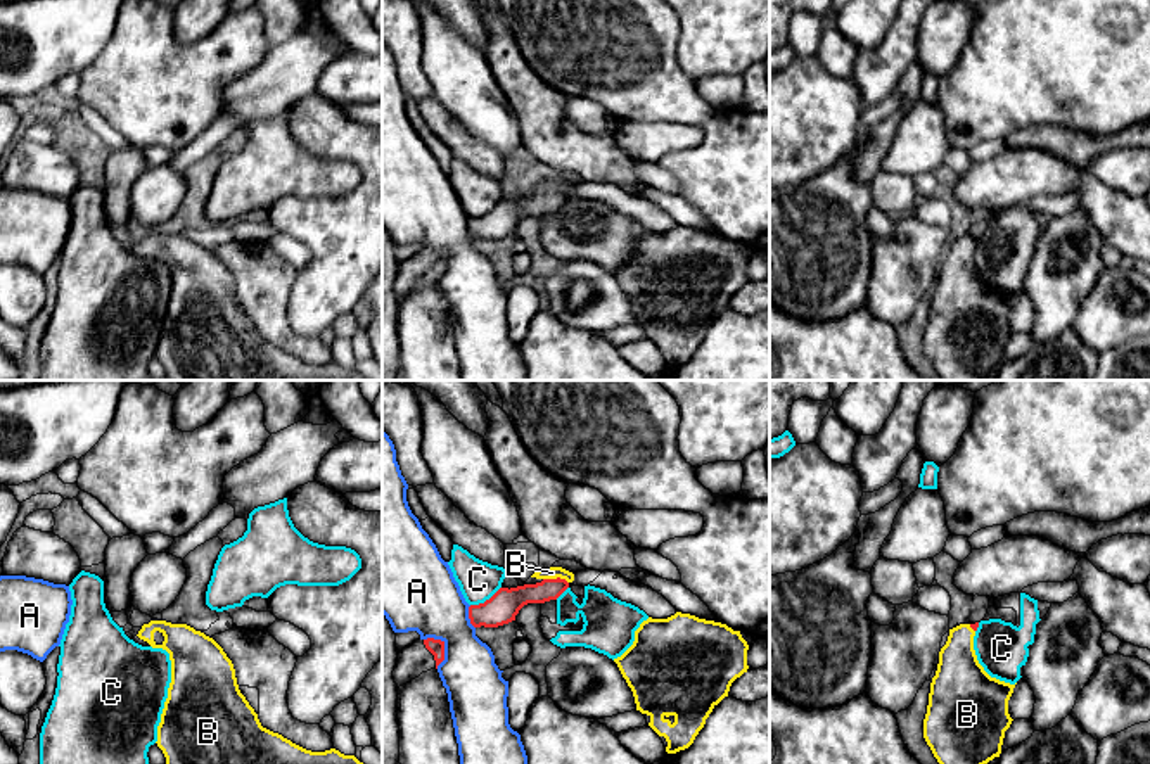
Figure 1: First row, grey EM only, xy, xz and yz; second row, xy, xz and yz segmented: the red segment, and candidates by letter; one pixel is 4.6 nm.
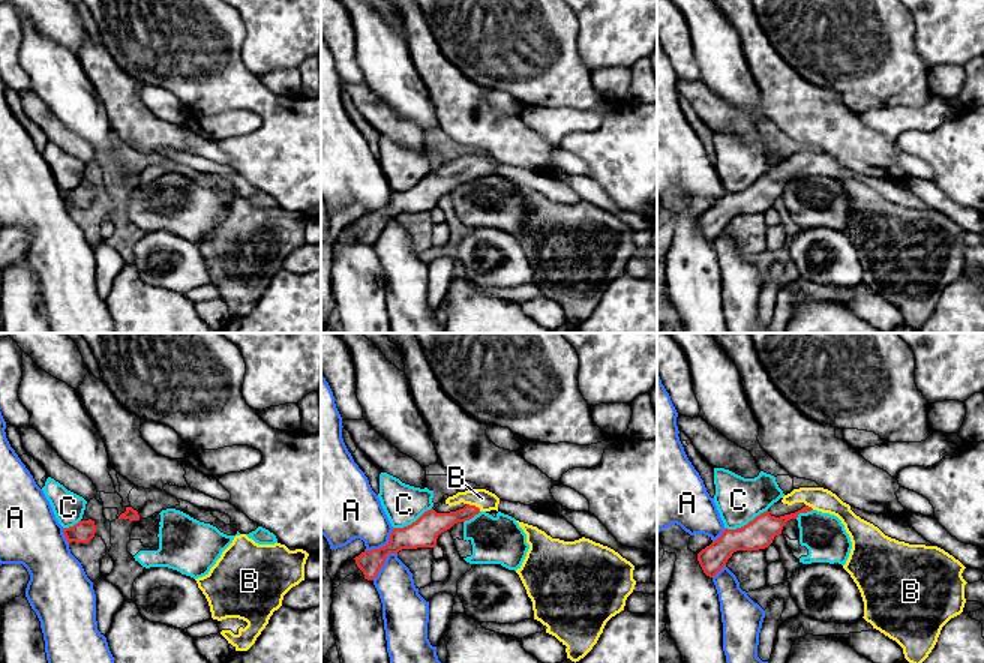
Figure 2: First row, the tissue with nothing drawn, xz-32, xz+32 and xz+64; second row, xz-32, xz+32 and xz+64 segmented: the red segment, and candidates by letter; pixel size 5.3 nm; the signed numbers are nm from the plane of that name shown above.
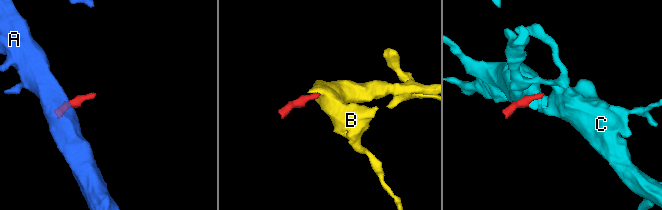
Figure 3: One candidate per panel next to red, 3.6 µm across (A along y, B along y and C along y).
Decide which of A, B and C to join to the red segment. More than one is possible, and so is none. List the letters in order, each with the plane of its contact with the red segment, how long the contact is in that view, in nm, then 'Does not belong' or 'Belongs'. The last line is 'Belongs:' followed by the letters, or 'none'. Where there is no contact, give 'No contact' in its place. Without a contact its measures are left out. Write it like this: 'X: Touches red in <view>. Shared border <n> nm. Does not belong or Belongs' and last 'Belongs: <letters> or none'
A: Touches red in xz. Shared border 160 nm. Does not belong
B: Touches red in xz. Shared border 120 nm. Belongs
C: Touches red in xz. Shared border 170 nm. Does not belong
Belongs: B

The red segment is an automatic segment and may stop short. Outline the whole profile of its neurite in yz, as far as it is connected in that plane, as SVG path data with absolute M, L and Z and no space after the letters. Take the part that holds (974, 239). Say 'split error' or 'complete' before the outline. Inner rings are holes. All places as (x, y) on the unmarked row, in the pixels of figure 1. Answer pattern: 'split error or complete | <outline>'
split error | M975 237L949 242L939 264L923 351L941 380L982 380L1000 370L1015 297L991 290L974 263Z

